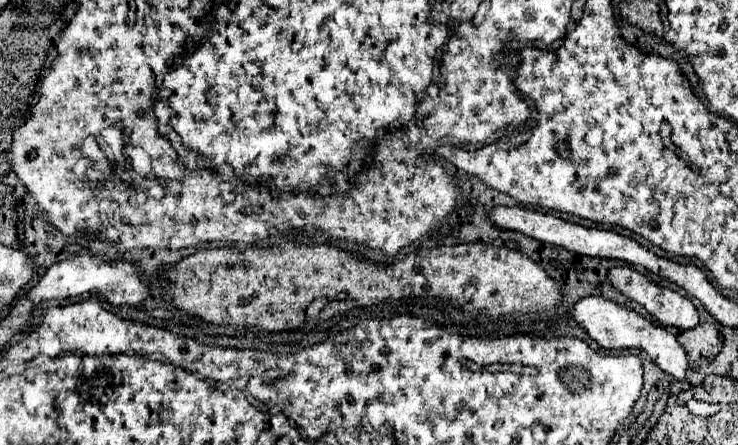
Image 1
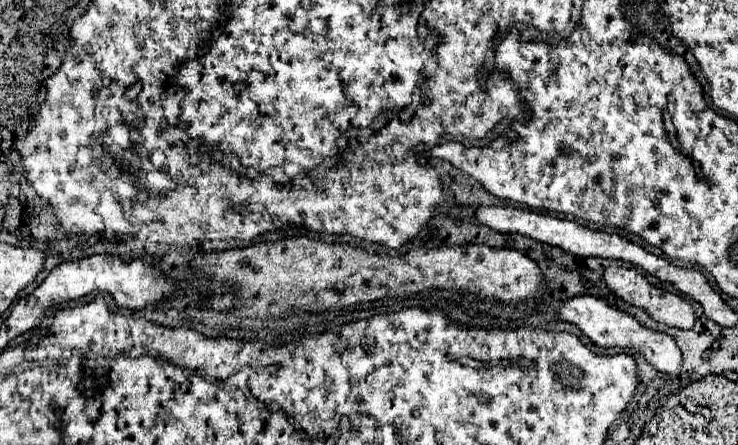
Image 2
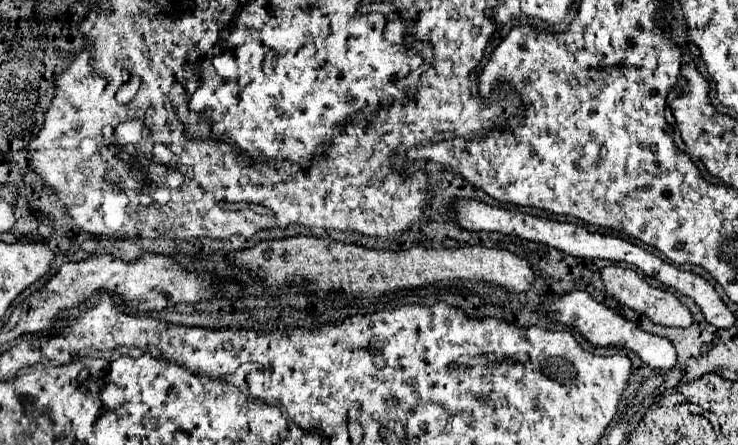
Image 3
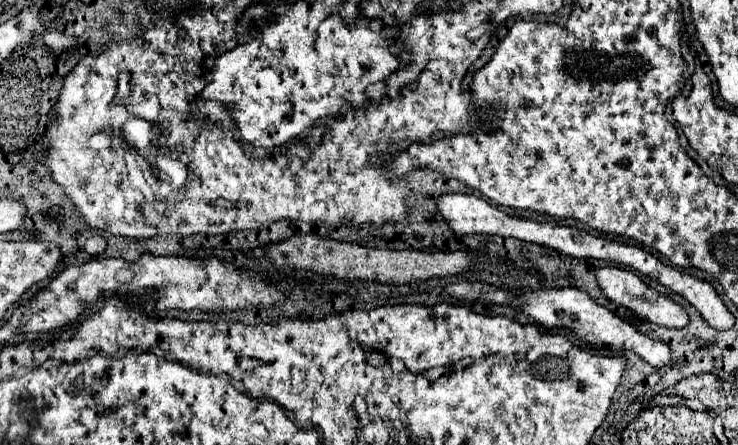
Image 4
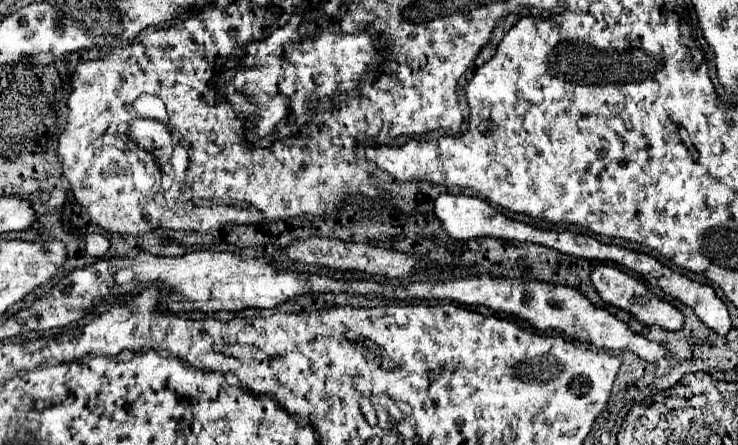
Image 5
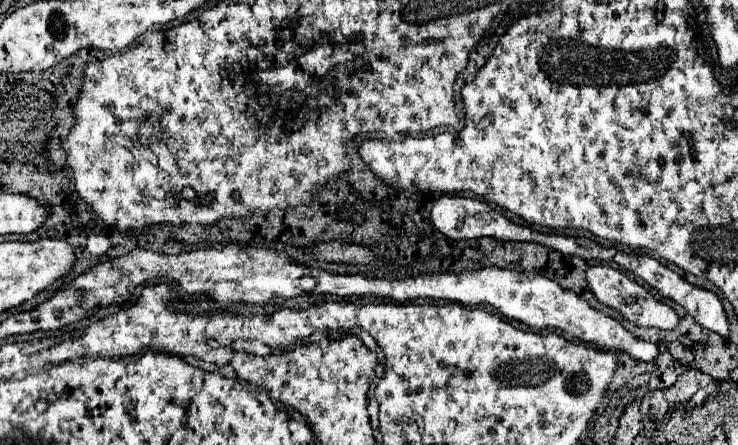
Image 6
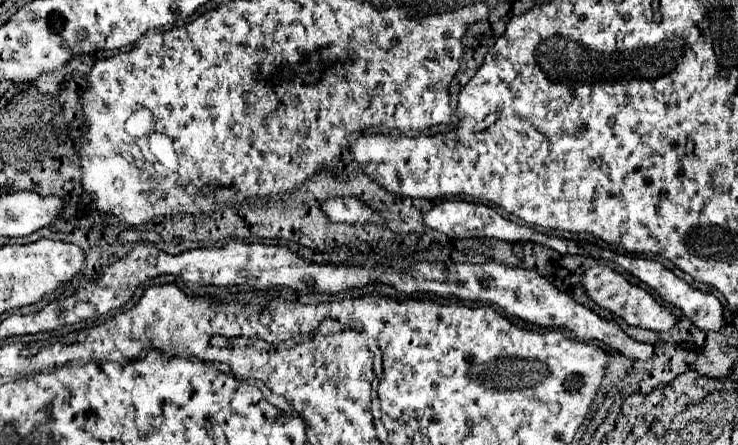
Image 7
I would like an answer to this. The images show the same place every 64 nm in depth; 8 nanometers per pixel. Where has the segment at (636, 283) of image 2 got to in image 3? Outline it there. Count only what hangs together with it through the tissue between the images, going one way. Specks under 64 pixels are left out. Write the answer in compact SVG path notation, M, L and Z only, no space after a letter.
M606 266L606 268L600 270L600 276L602 276L602 282L606 286L606 292L612 298L616 298L624 306L630 306L638 314L650 318L654 324L678 326L678 328L688 328L692 324L692 316L690 316L688 308L674 294L664 292L660 288L652 288L636 270L622 268L622 266Z

